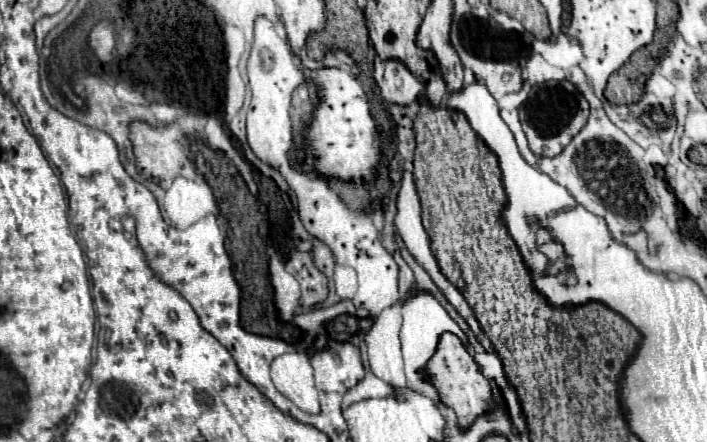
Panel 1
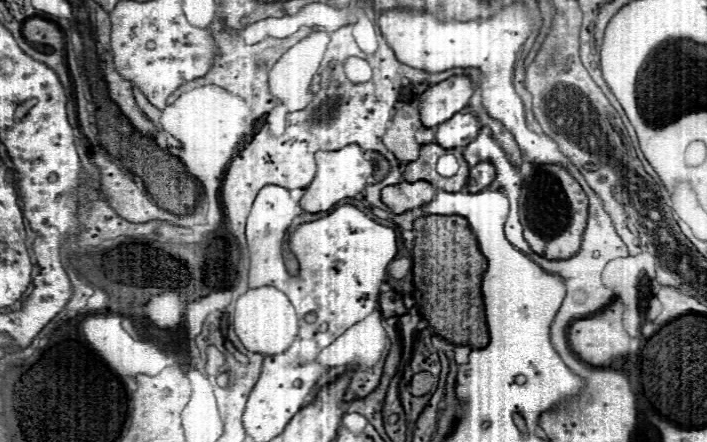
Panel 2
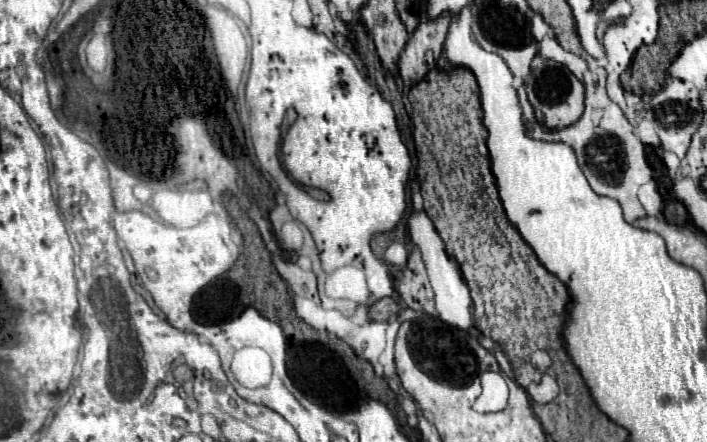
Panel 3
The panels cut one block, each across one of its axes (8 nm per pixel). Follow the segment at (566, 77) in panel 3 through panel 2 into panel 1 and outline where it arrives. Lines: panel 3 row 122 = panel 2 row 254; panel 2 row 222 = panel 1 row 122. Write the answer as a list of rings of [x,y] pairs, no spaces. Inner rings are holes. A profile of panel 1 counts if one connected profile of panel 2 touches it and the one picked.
[[[546,82],[530,90],[528,100],[520,108],[520,120],[530,144],[538,156],[558,156],[564,146],[584,128],[588,120],[588,102],[570,82]]]

